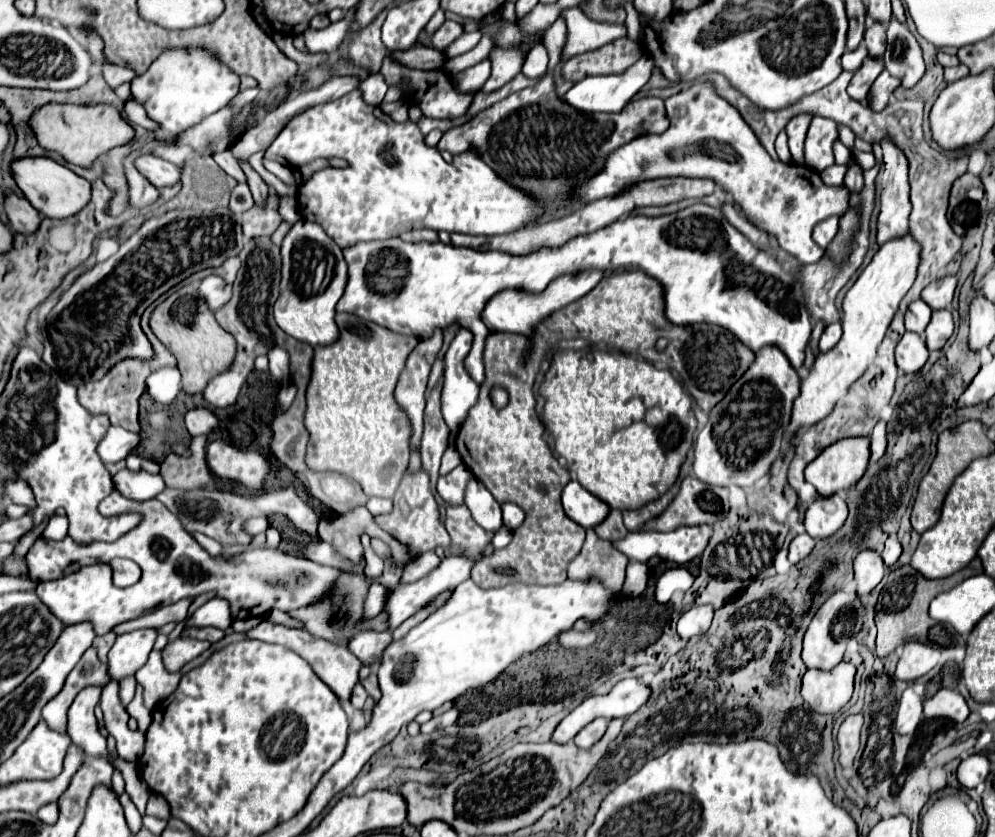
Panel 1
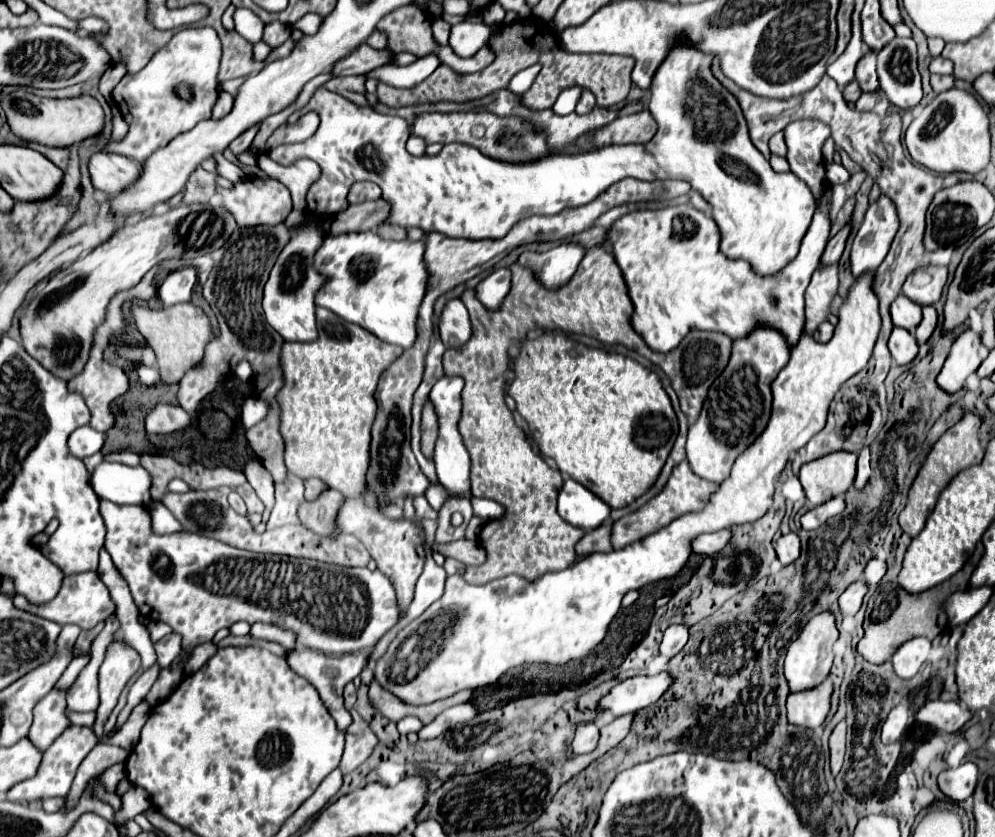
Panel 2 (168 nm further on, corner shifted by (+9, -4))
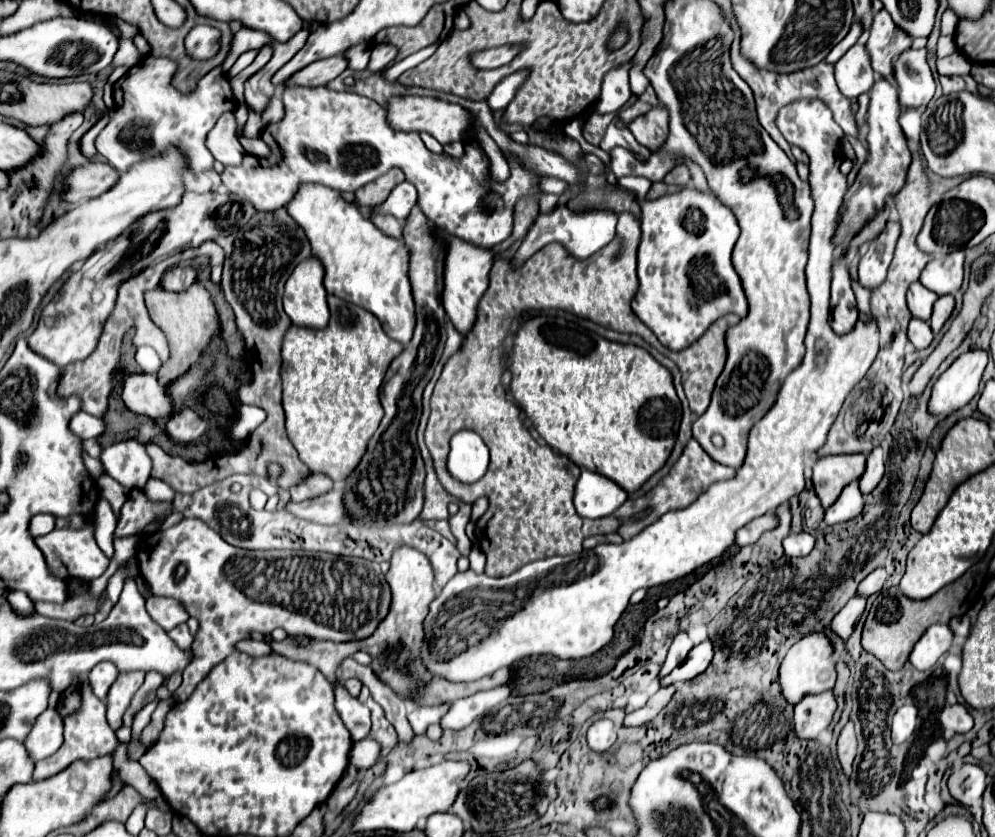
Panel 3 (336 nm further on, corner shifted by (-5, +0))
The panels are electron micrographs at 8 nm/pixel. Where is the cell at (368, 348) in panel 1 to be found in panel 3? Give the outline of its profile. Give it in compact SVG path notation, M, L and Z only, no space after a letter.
M328 296L330 322L326 330L306 330L302 326L290 326L282 342L282 406L286 412L288 438L300 454L300 460L312 470L330 476L332 480L344 480L362 460L370 436L376 432L384 410L378 398L380 384L390 362L402 352L402 344L388 338L378 318L368 310L354 306L336 296Z

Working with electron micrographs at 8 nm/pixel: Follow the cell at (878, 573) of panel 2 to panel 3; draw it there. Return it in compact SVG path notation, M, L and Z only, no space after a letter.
M876 568L874 572L870 572L870 574L860 582L856 594L868 598L868 596L876 594L878 590L882 590L884 582L886 582L886 570L884 570L884 568Z

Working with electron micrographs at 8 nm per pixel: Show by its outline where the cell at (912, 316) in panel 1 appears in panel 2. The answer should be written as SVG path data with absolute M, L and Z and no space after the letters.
M900 294L900 296L892 302L890 312L892 312L892 322L894 322L894 326L904 328L904 330L908 330L908 332L912 332L914 326L920 324L920 318L922 318L920 306L918 306L916 302L910 302L904 294Z

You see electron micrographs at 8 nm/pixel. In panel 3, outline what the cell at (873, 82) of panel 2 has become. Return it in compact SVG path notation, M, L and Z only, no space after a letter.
M876 78L870 90L870 106L868 106L868 134L866 134L866 160L858 170L854 184L848 186L842 200L842 222L838 222L838 234L834 234L834 246L844 248L886 204L888 198L898 194L904 186L908 166L910 166L910 150L906 144L906 136L898 122L900 104L896 86L884 78Z

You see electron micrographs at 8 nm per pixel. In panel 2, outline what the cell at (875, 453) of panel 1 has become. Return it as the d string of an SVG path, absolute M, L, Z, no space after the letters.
M862 448L860 458L858 458L858 474L856 474L854 486L862 488L868 482L868 478L870 478L870 450Z

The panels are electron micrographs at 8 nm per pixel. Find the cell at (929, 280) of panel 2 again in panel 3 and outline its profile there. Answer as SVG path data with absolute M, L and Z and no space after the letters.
M956 250L942 258L930 260L920 276L920 282L940 296L956 294L962 286L962 280L964 280L964 250Z

